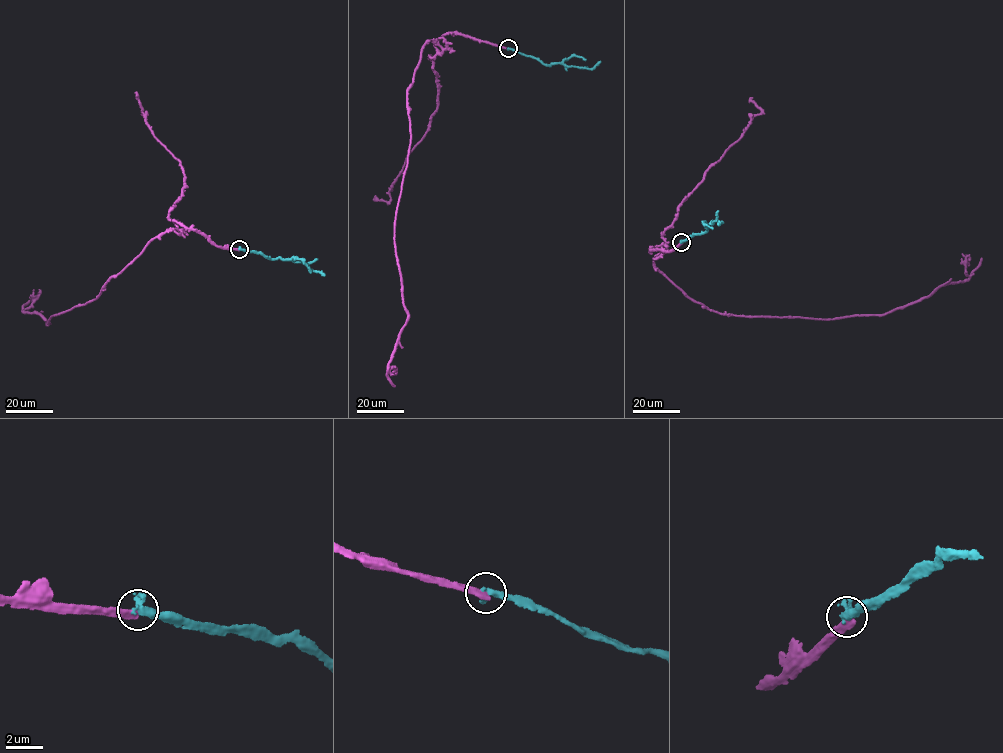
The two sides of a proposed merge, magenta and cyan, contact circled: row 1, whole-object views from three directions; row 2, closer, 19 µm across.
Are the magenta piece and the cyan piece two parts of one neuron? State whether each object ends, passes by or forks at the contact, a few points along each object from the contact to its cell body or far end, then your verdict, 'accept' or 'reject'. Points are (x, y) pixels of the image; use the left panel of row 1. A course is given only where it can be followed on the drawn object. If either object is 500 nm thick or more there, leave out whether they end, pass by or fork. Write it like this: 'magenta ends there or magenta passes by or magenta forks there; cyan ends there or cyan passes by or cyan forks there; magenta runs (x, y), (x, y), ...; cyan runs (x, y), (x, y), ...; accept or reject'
magenta ends there; cyan passes by; magenta runs (239, 249), (173, 221), (177, 229), (149, 242), (95, 300), (47, 325), (23, 312), (40, 294), (33, 290); cyan runs (239, 249), (263, 253), (270, 258), (303, 262), (324, 275); reject

